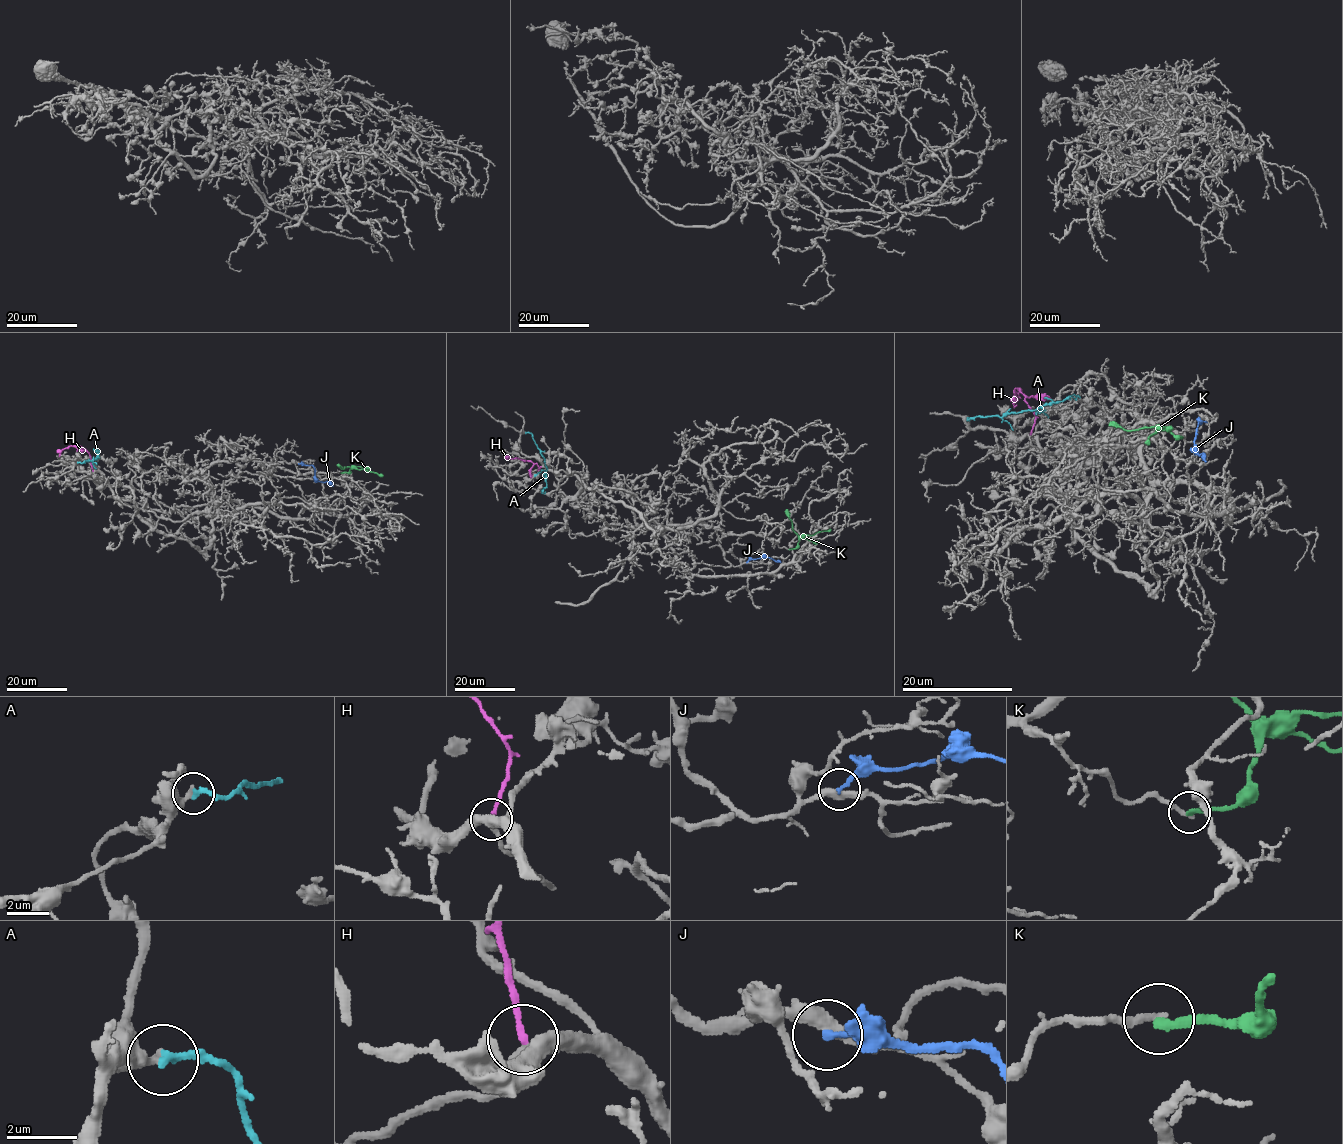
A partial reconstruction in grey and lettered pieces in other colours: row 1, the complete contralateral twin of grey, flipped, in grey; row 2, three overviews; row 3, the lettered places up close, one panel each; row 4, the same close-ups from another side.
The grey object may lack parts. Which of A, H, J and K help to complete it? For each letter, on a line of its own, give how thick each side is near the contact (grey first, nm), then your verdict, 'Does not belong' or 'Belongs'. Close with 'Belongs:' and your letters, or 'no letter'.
A: Thickness 340 nm (grey) against 240 nm. Does not belong
H: Thickness 260 nm (grey) against 180 nm. Does not belong
J: Thickness 400 nm (grey) against 180 nm. Does not belong
K: Thickness 240 nm (grey) against 240 nm. Does not belong
Belongs: no letter

